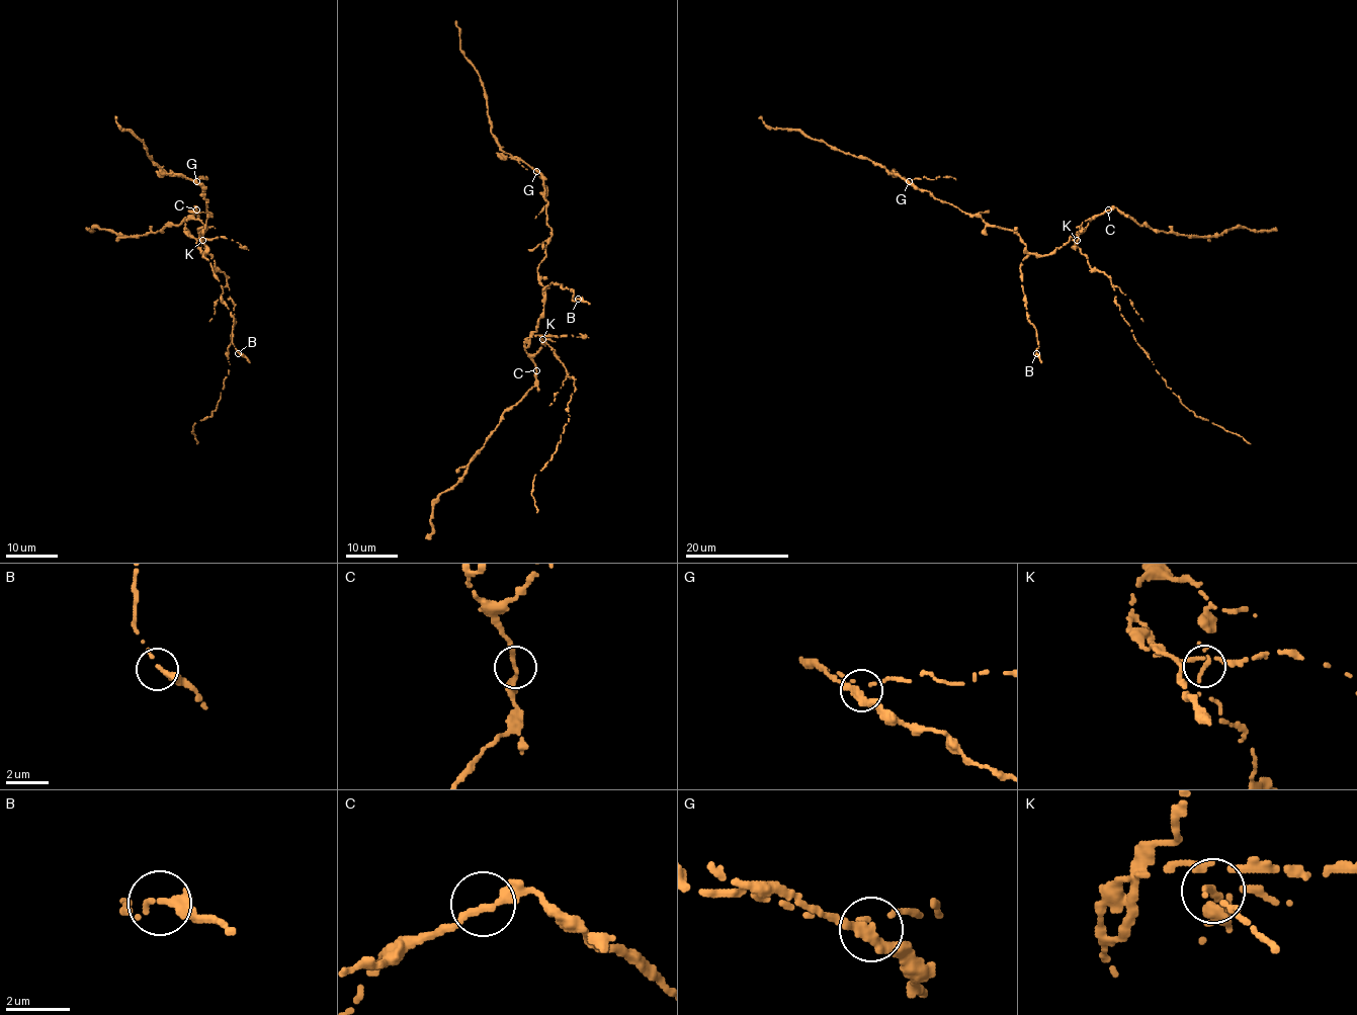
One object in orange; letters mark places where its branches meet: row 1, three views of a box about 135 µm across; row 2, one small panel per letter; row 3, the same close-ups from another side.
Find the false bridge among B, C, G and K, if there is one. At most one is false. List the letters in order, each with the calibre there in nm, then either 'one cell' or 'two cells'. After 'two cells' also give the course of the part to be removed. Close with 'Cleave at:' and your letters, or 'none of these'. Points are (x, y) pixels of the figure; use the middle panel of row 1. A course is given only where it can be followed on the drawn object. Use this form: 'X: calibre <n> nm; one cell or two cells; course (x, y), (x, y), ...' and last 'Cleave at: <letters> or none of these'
B: calibre 360 nm; one cell
C: calibre 240 nm; one cell
G: calibre 320 nm; one cell
K: calibre 300 nm; two cells; course (542, 339), (574, 378), (575, 391), (568, 404), (569, 422), (557, 448), (533, 478), (531, 495), (536, 512)
Cleave at: K

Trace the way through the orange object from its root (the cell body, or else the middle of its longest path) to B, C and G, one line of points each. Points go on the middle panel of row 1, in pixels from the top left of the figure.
B: (544, 310), (542, 289), (552, 282), (561, 283), (562, 288), (574, 289), (573, 301), (578, 299)
C: (544, 310), (536, 331), (524, 344), (524, 350), (536, 370)
G: (544, 310), (545, 288), (540, 282), (537, 266), (545, 256), (552, 228), (546, 223), (544, 177), (536, 171)

